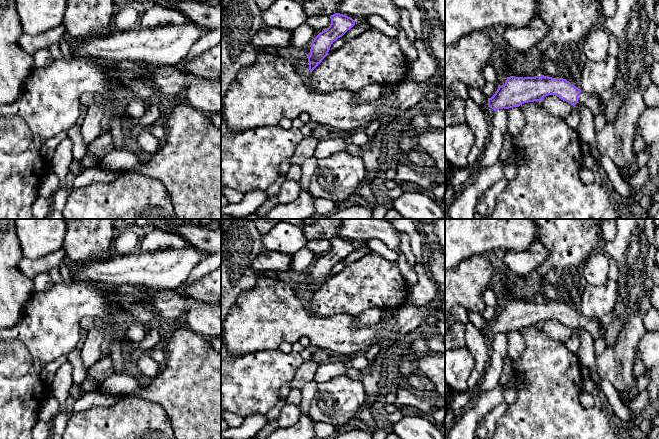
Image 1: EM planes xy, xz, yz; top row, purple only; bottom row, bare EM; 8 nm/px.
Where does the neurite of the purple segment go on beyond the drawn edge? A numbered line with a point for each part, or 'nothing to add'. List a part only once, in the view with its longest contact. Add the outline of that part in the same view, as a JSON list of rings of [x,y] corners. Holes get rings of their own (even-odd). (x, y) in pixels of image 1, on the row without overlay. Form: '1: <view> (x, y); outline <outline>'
1: yz (592, 326); outline [[[581,315],[578,321],[578,327],[585,329],[592,336],[594,341],[603,339],[599,319],[586,318]]]

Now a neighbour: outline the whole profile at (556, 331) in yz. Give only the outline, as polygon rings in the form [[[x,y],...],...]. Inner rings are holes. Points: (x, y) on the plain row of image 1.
[[[548,319],[544,321],[541,325],[544,333],[553,341],[566,343],[567,340],[573,333],[573,329],[570,327],[561,324],[556,319]]]

